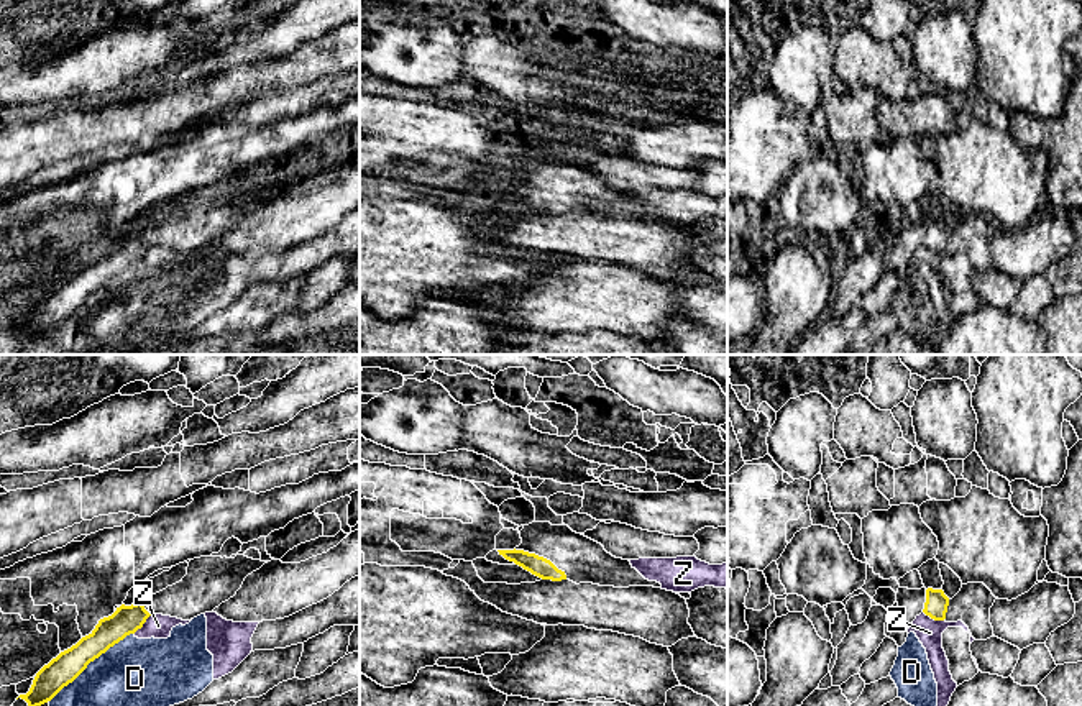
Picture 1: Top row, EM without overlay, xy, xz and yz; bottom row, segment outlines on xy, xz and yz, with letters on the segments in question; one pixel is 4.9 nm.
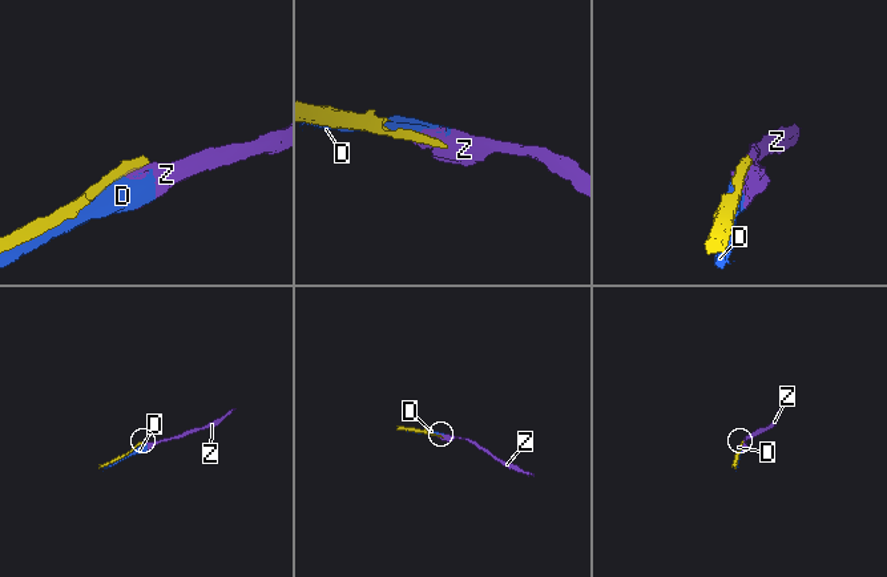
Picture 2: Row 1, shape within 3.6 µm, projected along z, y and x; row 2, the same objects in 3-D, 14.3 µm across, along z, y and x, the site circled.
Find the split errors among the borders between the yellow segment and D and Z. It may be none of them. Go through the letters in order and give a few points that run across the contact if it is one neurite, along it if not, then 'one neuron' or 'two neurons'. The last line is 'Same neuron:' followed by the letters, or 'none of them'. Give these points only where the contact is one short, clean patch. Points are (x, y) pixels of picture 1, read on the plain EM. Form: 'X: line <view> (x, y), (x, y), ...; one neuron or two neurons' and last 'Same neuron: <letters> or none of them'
D: two neurons
Z: two neurons
Same neuron: none of them

